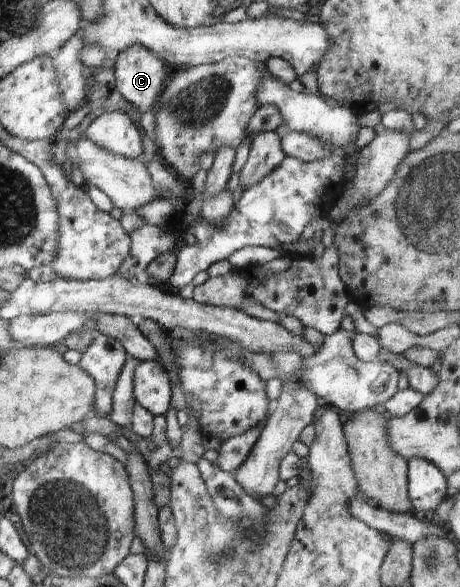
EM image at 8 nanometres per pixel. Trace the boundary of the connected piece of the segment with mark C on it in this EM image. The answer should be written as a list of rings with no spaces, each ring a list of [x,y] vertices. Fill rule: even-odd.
[[[131,45],[125,51],[118,53],[117,61],[114,64],[115,87],[137,112],[152,111],[153,104],[163,93],[163,89],[165,89],[163,82],[167,77],[163,64],[157,54],[145,49],[143,45]]]

